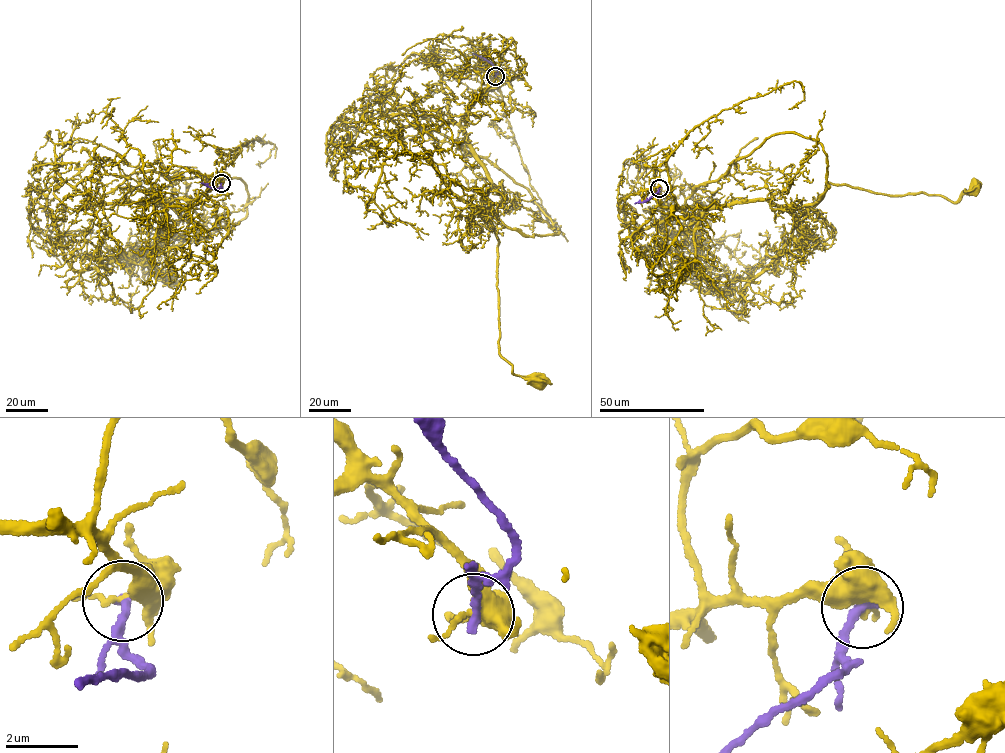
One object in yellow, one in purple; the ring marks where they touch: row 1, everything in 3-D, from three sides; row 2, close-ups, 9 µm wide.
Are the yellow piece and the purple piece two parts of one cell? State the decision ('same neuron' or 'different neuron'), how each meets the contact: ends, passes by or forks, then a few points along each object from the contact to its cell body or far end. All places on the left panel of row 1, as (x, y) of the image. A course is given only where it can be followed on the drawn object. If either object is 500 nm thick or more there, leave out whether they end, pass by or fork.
different neuron; yellow forks; purple ends; course yellow (220, 183), (210, 181), (203, 202), (167, 204), (179, 219), (138, 261), (143, 276), (168, 276); course purple (220, 183), (222, 187), (216, 189), (200, 183)

